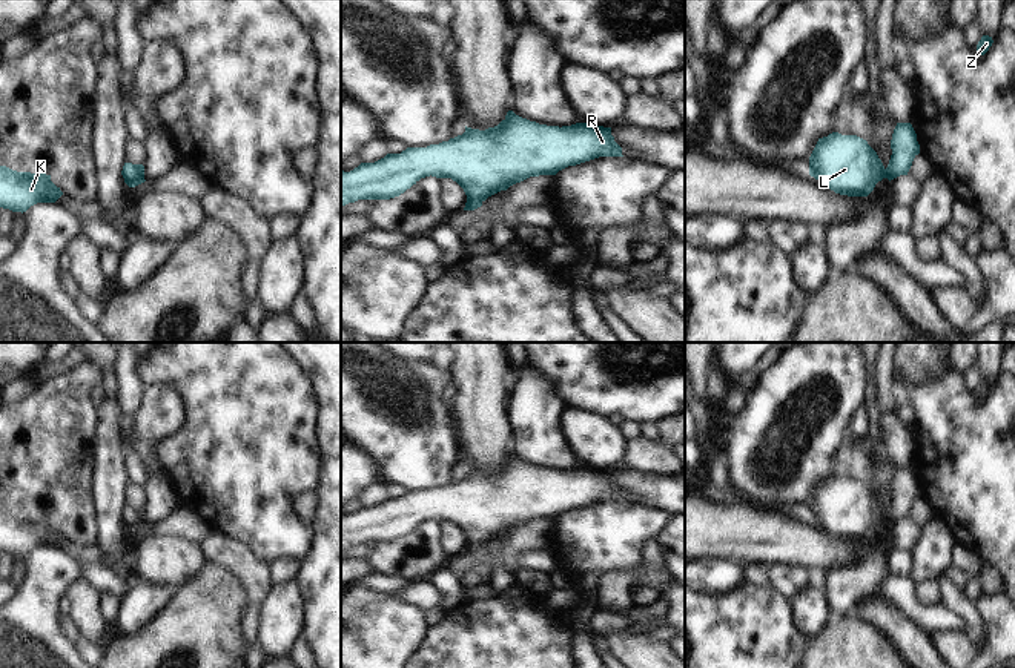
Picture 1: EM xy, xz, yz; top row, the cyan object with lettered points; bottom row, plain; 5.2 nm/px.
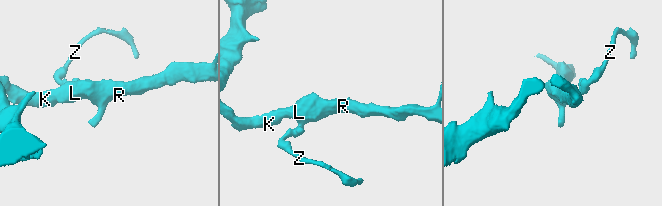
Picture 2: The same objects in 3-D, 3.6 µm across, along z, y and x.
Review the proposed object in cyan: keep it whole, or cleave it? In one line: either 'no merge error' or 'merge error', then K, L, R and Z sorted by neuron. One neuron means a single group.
no merge error; groups K L R Z

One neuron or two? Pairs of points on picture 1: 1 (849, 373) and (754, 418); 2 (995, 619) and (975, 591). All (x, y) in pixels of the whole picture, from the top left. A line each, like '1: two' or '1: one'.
1: one
2: two

